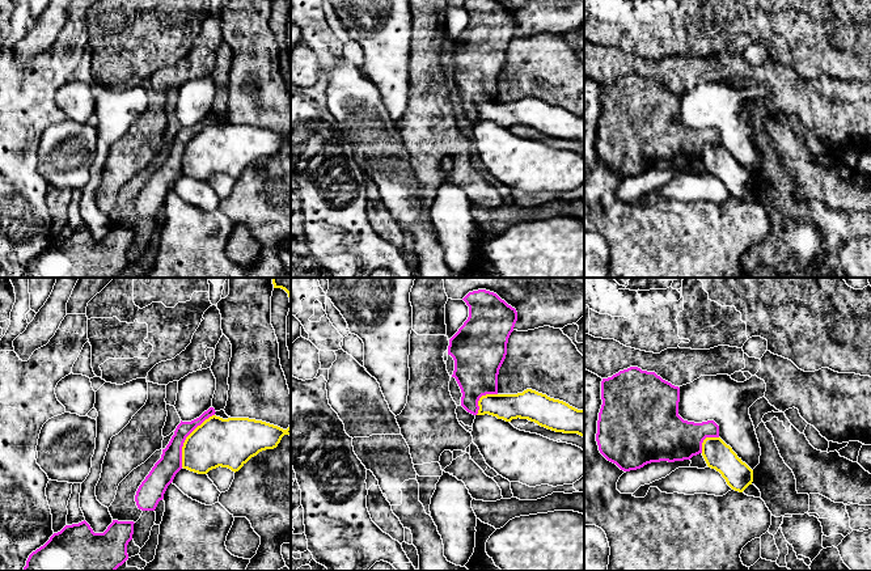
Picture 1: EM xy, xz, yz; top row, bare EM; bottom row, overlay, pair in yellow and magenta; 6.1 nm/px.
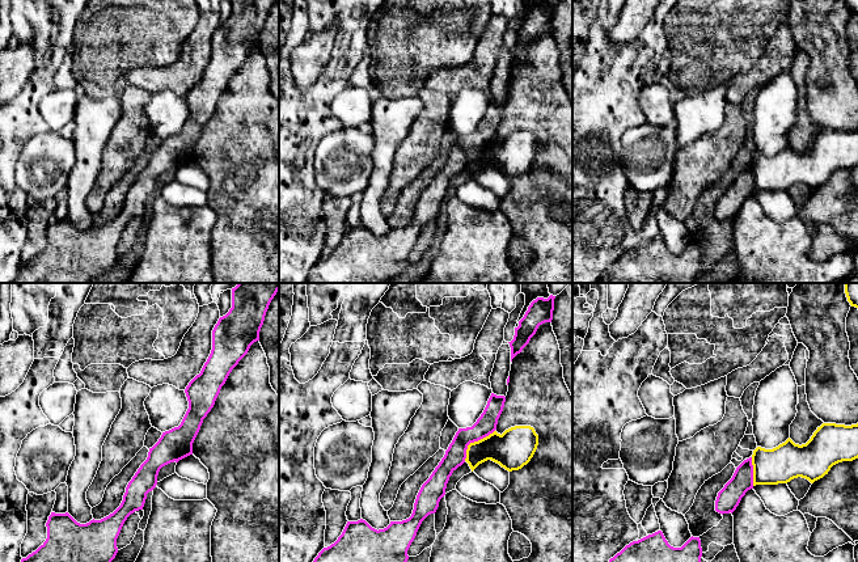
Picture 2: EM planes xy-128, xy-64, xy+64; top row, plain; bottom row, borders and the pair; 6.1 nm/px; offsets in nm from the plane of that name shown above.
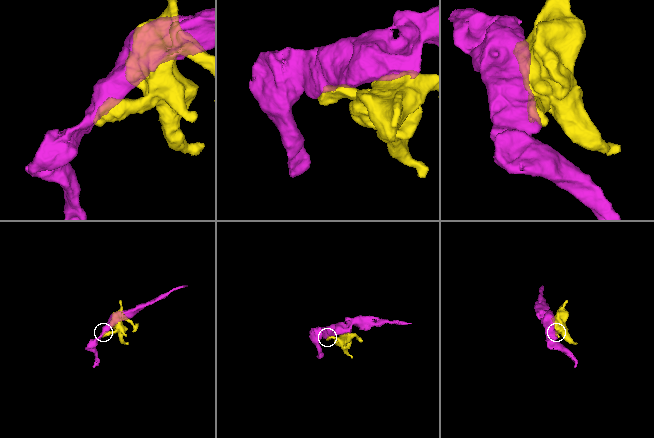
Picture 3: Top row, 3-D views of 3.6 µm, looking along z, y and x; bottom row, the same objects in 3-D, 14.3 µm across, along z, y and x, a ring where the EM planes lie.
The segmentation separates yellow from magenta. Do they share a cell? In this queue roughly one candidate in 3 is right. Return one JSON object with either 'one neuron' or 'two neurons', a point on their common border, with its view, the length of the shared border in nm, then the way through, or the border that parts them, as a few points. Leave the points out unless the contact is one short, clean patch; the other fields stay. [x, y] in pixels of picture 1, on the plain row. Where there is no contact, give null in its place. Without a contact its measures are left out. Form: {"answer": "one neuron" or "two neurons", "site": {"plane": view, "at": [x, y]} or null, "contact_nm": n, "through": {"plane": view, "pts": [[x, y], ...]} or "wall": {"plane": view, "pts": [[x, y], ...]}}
{"answer": "two neurons", "site": {"plane": "xy", "at": [186, 146]}, "contact_nm": 380}

